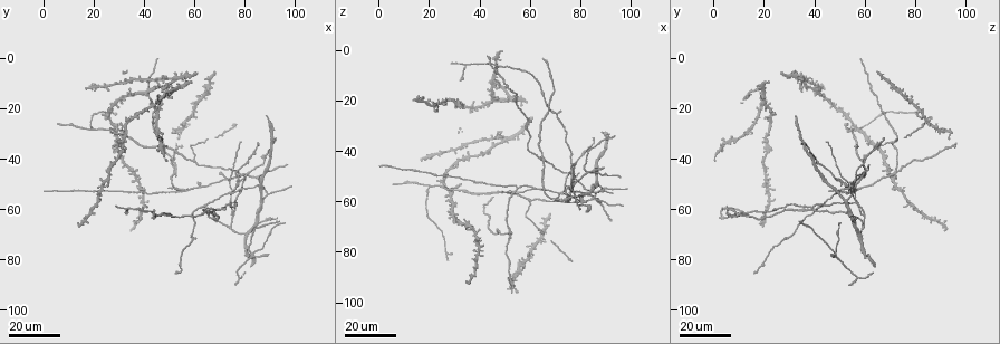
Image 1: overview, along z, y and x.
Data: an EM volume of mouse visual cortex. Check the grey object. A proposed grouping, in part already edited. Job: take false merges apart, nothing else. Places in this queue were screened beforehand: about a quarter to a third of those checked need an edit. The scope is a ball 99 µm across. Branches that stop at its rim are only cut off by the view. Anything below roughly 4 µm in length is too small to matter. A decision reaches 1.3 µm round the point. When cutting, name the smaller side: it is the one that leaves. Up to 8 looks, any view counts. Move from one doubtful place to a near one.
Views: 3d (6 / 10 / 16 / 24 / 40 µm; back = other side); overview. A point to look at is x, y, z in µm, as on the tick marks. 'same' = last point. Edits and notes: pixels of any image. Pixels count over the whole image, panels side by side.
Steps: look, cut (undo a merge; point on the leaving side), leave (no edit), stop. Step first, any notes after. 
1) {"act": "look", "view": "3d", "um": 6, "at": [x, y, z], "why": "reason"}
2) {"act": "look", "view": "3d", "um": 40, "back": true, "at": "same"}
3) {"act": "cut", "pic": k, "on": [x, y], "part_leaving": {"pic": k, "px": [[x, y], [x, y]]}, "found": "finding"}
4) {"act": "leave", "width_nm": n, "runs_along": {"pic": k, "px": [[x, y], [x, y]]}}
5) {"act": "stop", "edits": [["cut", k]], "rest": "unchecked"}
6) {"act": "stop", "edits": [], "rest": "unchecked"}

{"act": "look", "view": "3d", "um": 16, "at": [45, 63, 6], "why": "four or more arms meet"}

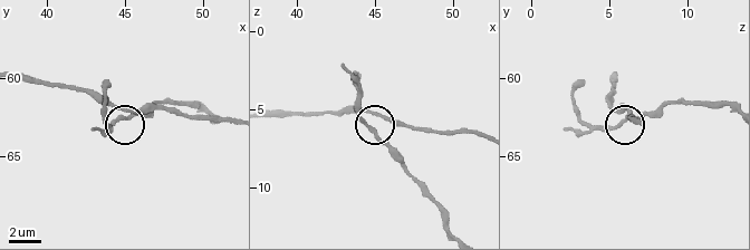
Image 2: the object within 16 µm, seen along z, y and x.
{"act": "look", "view": "3d", "um": 10, "at": [45.4, 62.0, 5.4], "why": "zoom in"}

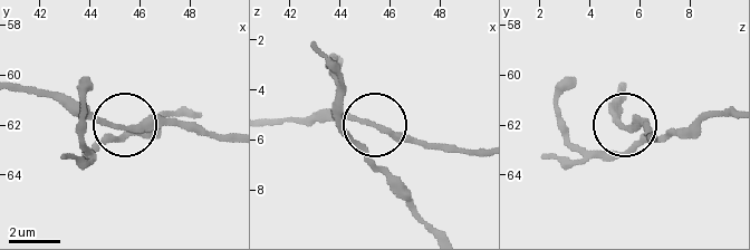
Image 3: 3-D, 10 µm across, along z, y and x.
{"act": "leave", "arms": 4, "found": "all the same cell"}

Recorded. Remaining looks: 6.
{"act": "look", "view": "3d", "um": 16, "at": [74, 47, 56], "why": "four or more arms meet"}

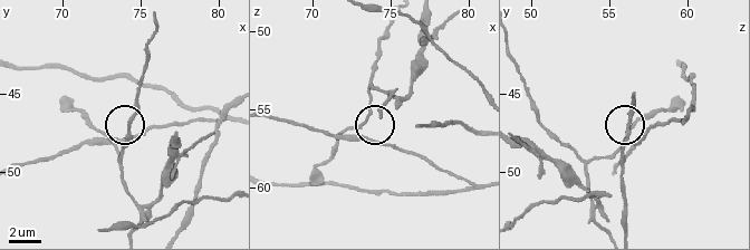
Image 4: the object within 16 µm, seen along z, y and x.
{"act": "look", "view": "3d", "um": 10, "at": [73.0, 47.8, 56.2]}

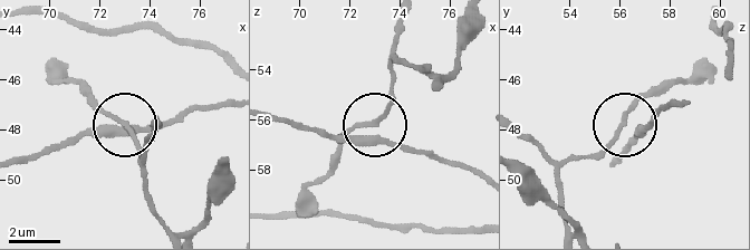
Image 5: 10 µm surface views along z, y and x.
{"act": "leave", "arms": 4, "found": "one cell here"}

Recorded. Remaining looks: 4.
{"act": "look", "view": "3d", "um": 24, "at": [85, 65, 56]}

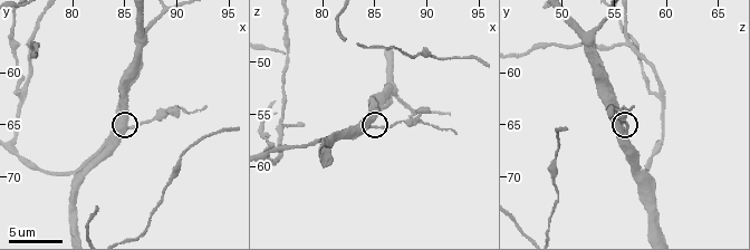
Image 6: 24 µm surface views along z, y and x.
{"act": "look", "view": "3d", "um": 10, "at": [84.8, 65.6, 56.2], "why": "closer look"}

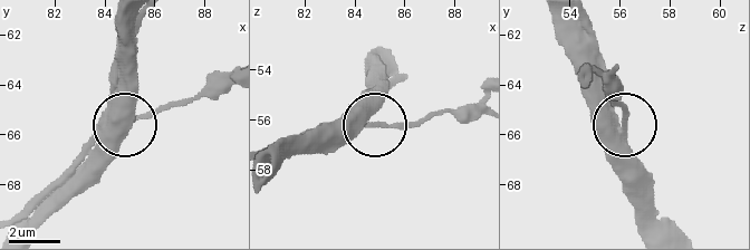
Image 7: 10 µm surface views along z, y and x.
{"act": "look", "view": "3d", "um": 6, "at": [84.7, 65.6, 56.2], "why": "zoom in"}

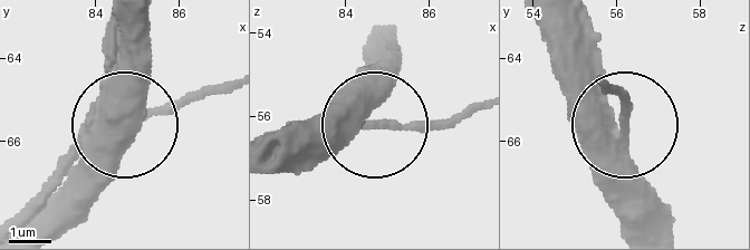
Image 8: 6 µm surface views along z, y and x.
{"act": "cut", "pic": 8, "on": [384, 127], "found": "a second cell is stuck on"}

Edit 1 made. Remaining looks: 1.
{"act": "stop", "edits": [["cut", 8]], "rest": "unchecked"}

